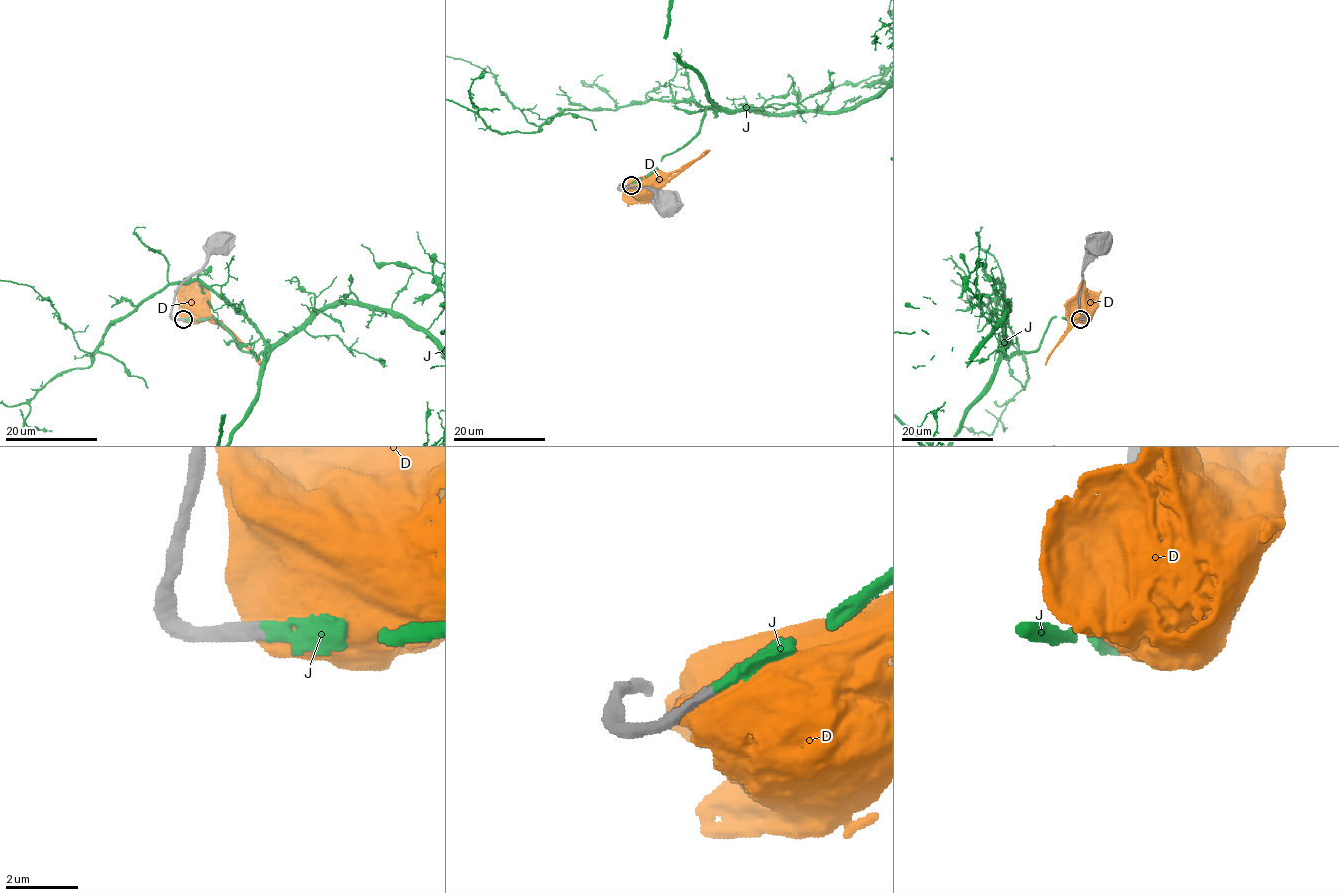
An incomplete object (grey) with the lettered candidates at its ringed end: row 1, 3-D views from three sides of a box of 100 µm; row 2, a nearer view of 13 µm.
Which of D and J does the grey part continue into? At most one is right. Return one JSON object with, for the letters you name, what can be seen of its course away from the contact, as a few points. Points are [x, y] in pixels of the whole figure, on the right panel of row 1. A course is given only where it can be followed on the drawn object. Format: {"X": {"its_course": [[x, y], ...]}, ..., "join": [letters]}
{"join": ["J"]}

